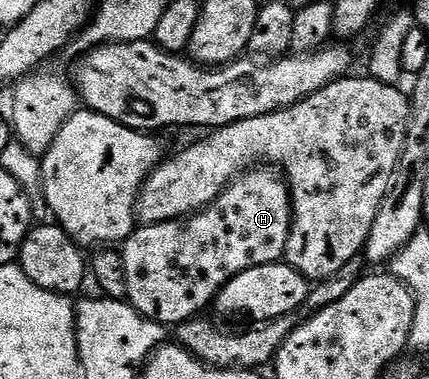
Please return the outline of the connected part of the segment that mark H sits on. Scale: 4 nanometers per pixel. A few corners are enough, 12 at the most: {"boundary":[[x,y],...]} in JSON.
{"boundary":[[281,170],[121,244],[126,299],[177,325],[290,236]]}

